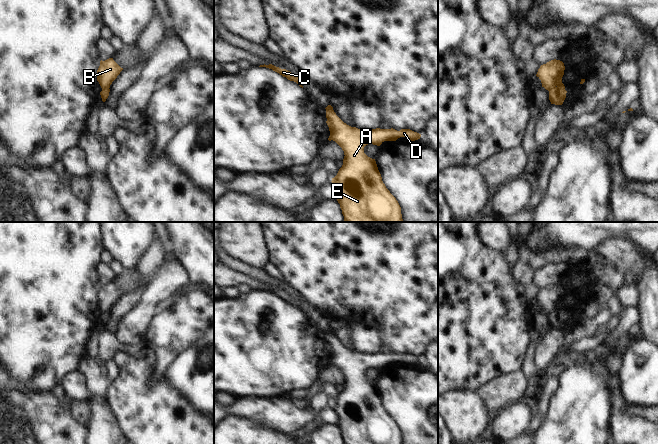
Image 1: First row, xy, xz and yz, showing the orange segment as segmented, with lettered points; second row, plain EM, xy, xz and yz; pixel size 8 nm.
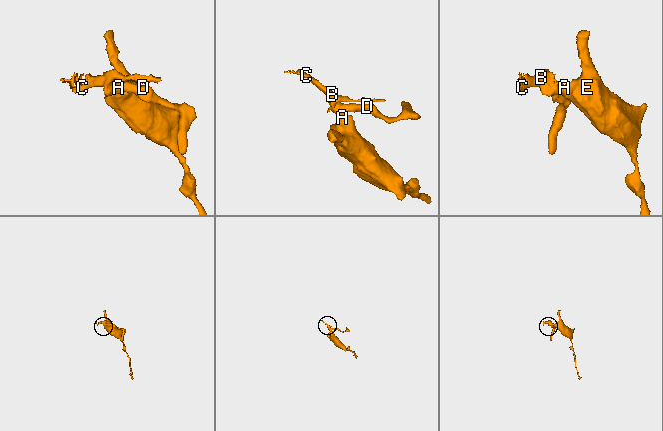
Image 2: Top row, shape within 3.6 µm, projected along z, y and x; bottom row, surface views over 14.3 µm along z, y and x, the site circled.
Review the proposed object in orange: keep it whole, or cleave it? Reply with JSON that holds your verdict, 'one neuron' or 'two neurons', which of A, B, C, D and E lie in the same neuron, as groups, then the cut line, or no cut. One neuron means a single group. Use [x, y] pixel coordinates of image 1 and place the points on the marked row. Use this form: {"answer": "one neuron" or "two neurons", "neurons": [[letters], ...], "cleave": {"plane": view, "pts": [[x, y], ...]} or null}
{"answer": "two neurons", "neurons": [["A", "D", "E"], ["B", "C"]], "cleave": {"plane": "yz", "pts": [[557, 86], [564, 90]]}}

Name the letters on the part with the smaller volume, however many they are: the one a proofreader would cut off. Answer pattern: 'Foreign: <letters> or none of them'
Foreign: B, C.

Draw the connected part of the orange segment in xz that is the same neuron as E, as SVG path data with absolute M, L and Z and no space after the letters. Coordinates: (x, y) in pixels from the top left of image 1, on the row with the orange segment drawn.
M333 109L326 110L326 118L332 140L344 151L343 165L332 184L338 192L338 203L344 216L344 222L403 222L401 207L382 181L375 159L364 153L368 144L380 146L384 141L396 141L400 137L408 137L411 141L420 139L421 134L410 129L397 131L391 129L358 129L344 123Z

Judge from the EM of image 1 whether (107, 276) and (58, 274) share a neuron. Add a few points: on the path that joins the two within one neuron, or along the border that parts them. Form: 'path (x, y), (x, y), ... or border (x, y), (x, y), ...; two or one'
border (102, 263), (98, 268), (101, 283); two

